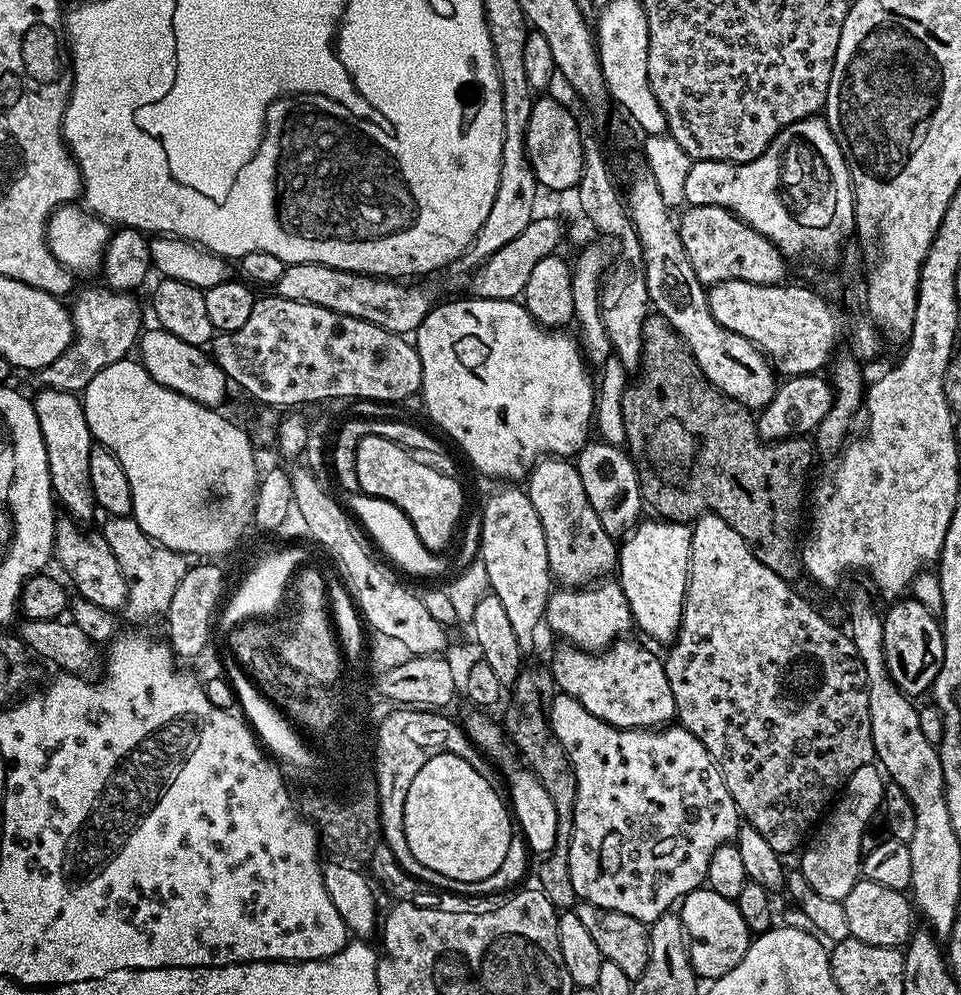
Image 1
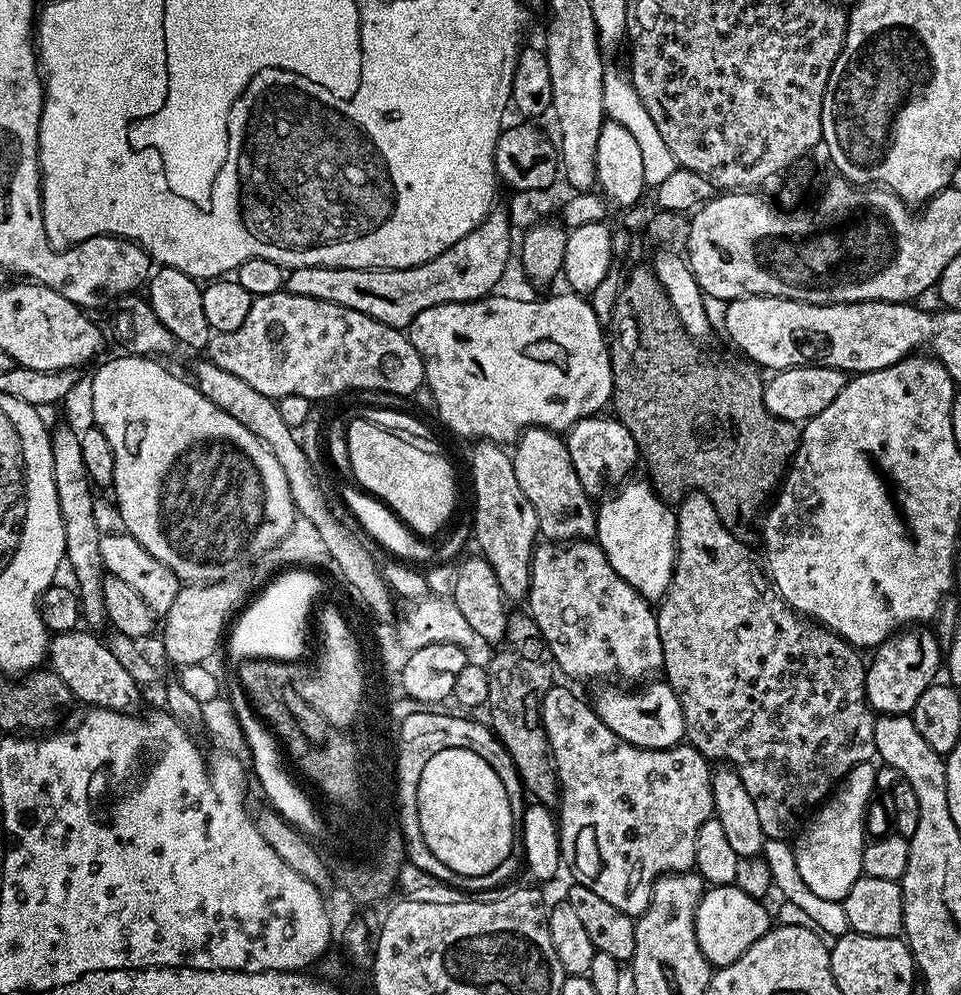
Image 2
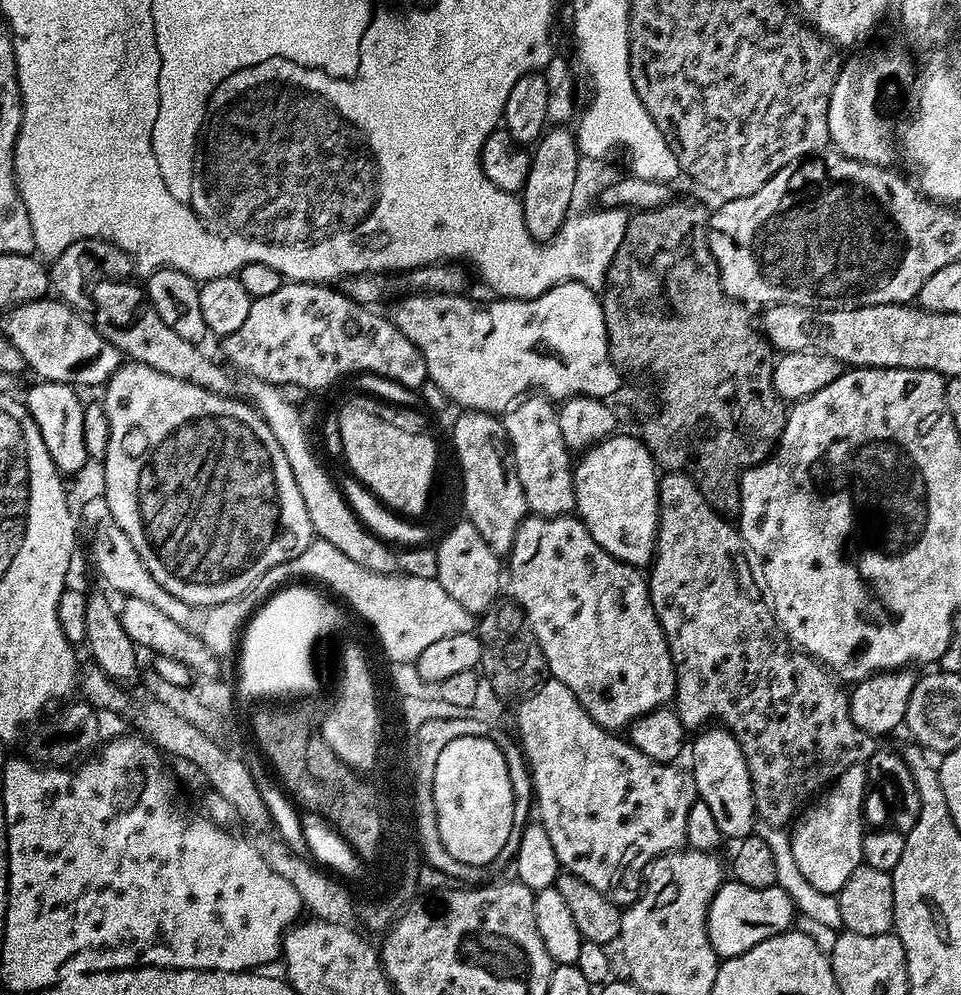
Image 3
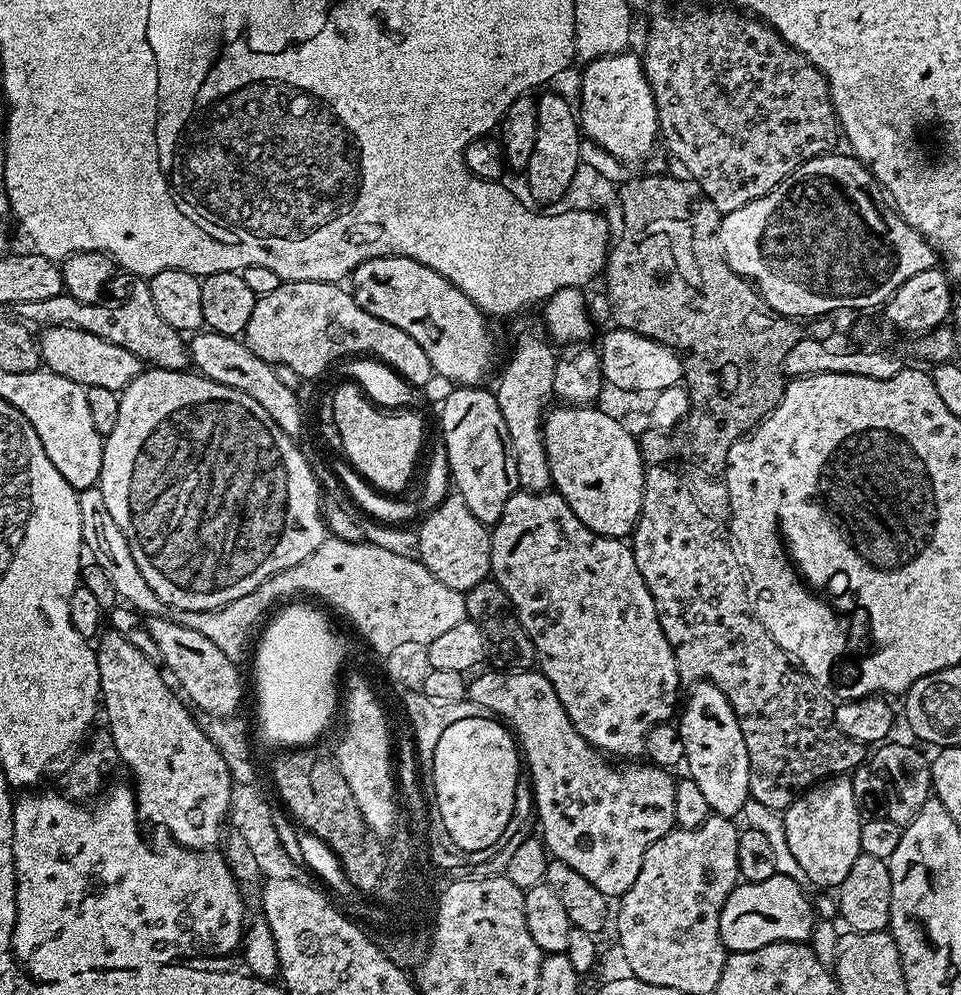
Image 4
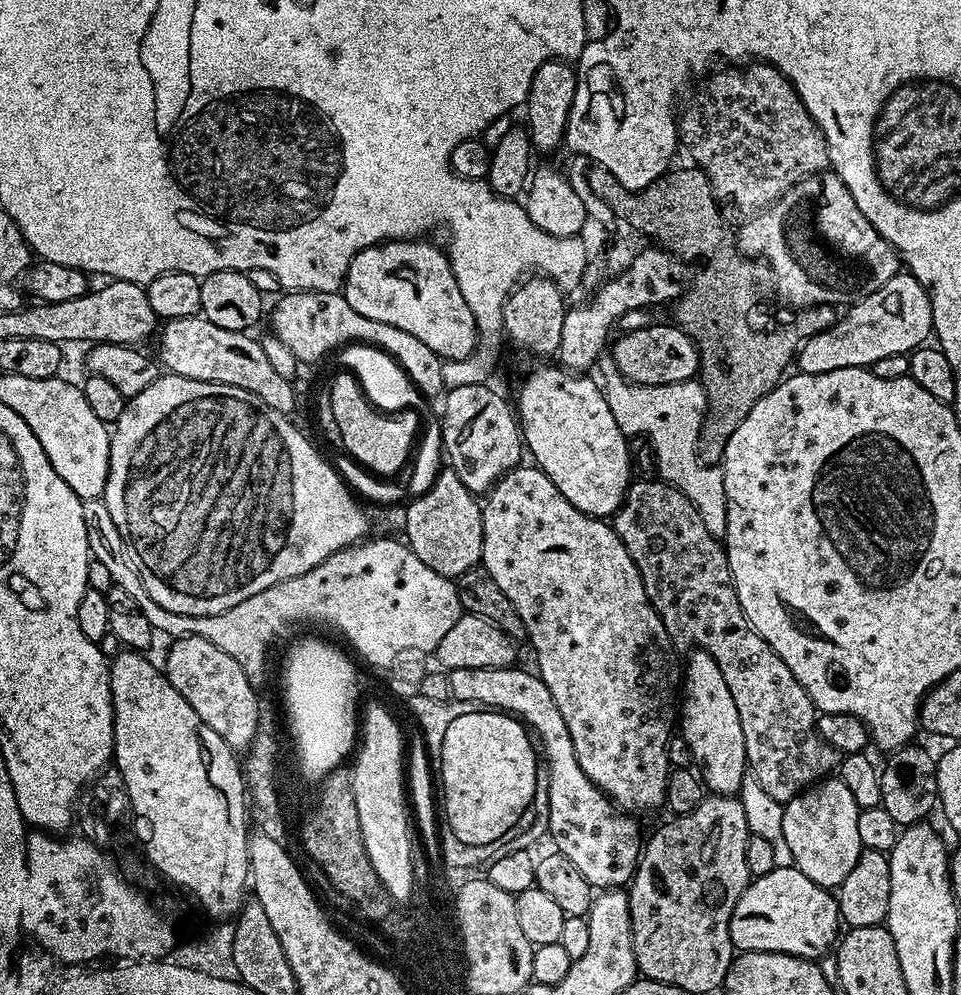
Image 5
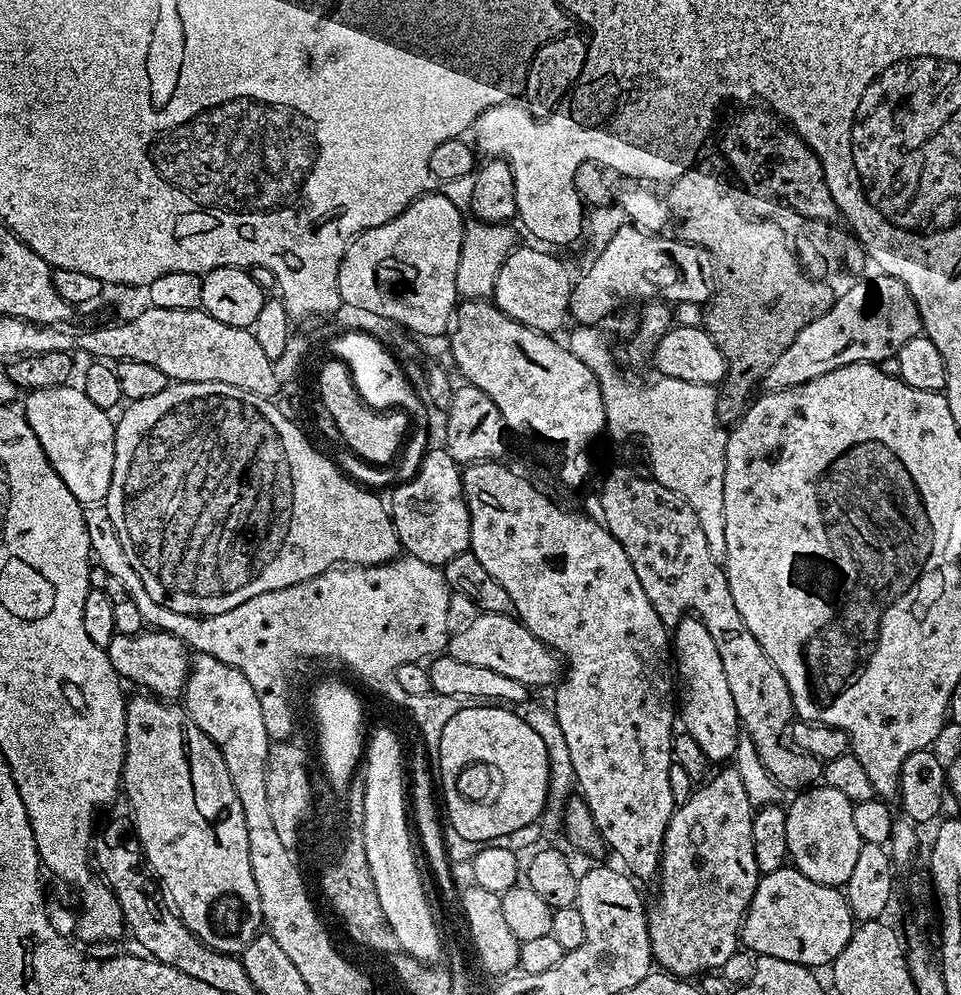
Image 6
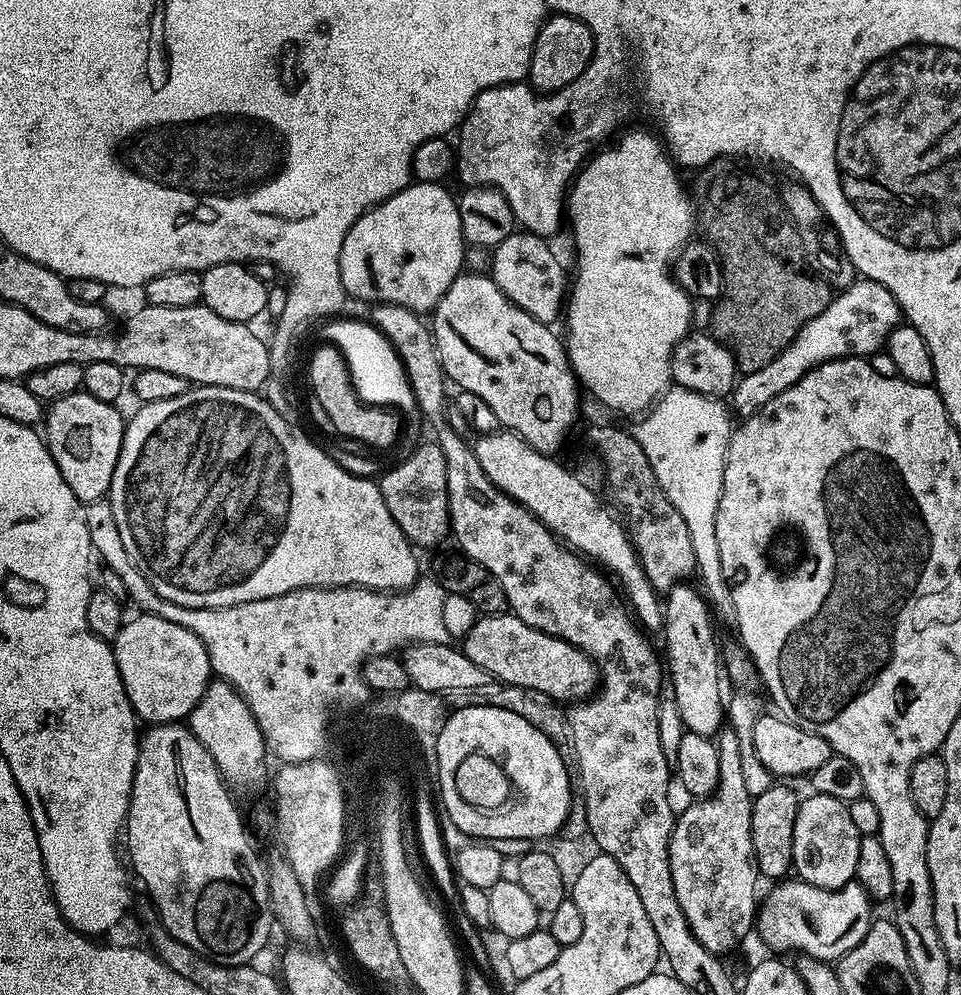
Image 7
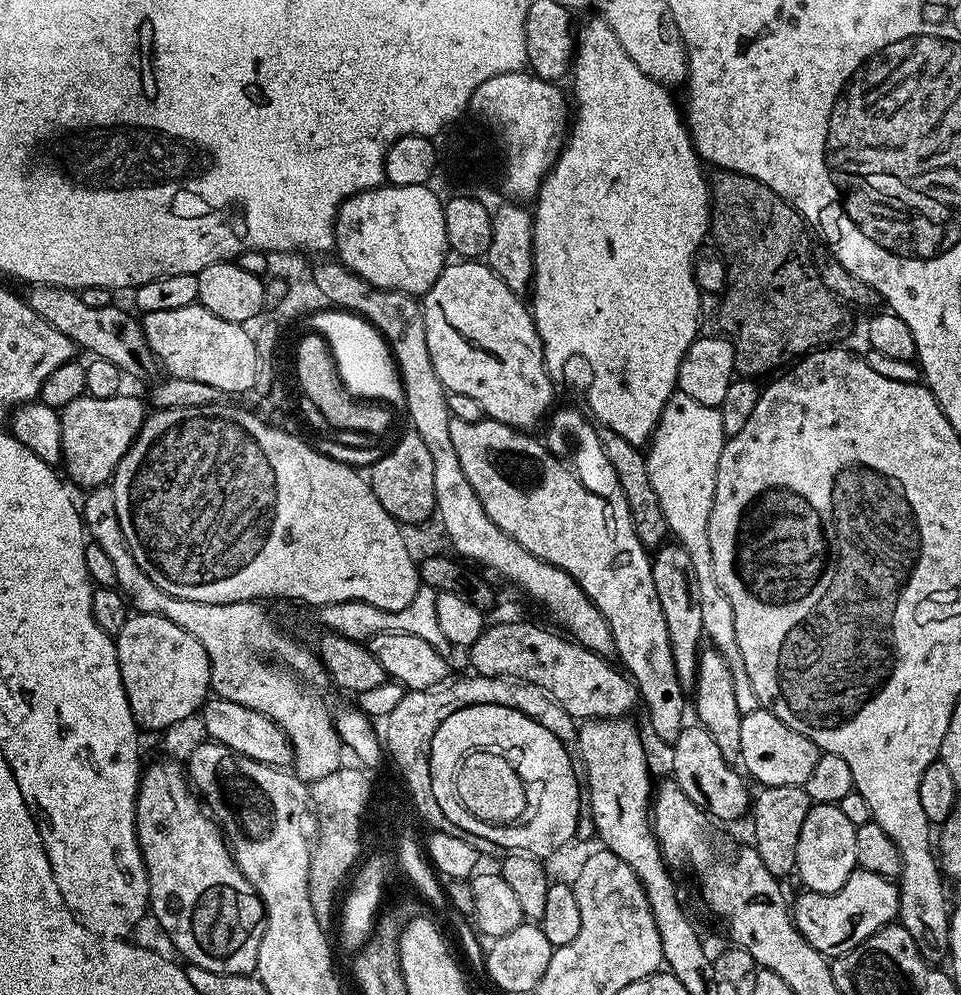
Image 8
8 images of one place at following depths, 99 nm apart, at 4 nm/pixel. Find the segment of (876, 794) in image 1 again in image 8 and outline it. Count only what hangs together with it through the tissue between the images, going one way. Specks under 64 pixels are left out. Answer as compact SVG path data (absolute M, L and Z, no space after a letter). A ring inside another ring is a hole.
M813 804L802 822L802 838L798 838L798 858L795 875L810 892L834 894L846 886L846 878L858 865L854 850L854 838L858 825L842 814L839 804Z

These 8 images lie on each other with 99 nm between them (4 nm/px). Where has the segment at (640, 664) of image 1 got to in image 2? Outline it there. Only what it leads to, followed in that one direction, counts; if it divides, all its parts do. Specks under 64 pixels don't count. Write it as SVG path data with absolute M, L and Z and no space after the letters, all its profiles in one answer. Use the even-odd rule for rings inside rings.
M666 682L660 684L648 684L636 686L633 692L627 692L627 687L608 688L612 686L600 686L594 699L594 707L598 718L618 734L626 742L630 742L639 748L646 750L666 750L675 748L685 739L684 719L682 718L682 706L678 706L678 698L674 690Z

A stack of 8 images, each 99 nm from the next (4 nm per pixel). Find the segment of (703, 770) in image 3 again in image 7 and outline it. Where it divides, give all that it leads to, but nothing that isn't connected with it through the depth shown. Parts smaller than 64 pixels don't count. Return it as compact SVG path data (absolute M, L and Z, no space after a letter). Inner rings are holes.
M688 582L676 584L662 600L662 637L664 648L668 651L666 672L672 675L670 696L676 701L685 729L712 738L721 731L726 720L726 704L722 698L720 701L722 652L716 649L716 632L712 629L709 601L700 592L696 593L692 586Z

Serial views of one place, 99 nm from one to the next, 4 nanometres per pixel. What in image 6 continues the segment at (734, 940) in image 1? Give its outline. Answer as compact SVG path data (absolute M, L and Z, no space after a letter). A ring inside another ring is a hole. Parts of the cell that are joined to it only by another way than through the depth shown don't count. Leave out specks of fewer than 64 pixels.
M785 866L761 875L740 926L740 938L743 947L756 952L757 957L773 956L820 970L823 964L831 965L842 954L853 927L848 899L839 887L819 884L806 878L795 866Z

